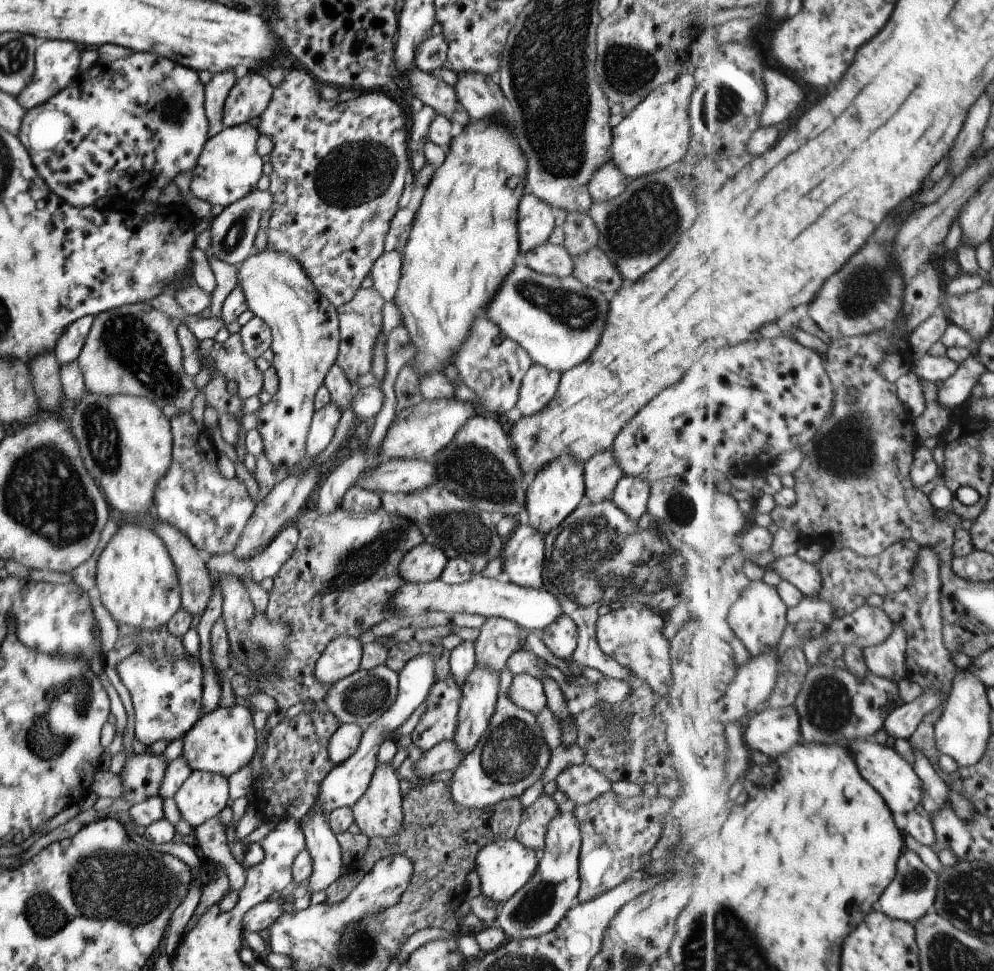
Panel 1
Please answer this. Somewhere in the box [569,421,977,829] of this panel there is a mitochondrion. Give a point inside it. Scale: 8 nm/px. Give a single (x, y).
(828, 705)

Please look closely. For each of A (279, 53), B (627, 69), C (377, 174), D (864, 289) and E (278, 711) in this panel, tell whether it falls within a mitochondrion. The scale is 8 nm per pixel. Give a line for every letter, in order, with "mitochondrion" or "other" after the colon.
A: other
B: mitochondrion
C: mitochondrion
D: mitochondrion
E: other

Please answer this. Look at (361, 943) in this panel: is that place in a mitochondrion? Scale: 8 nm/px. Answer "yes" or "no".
yes

